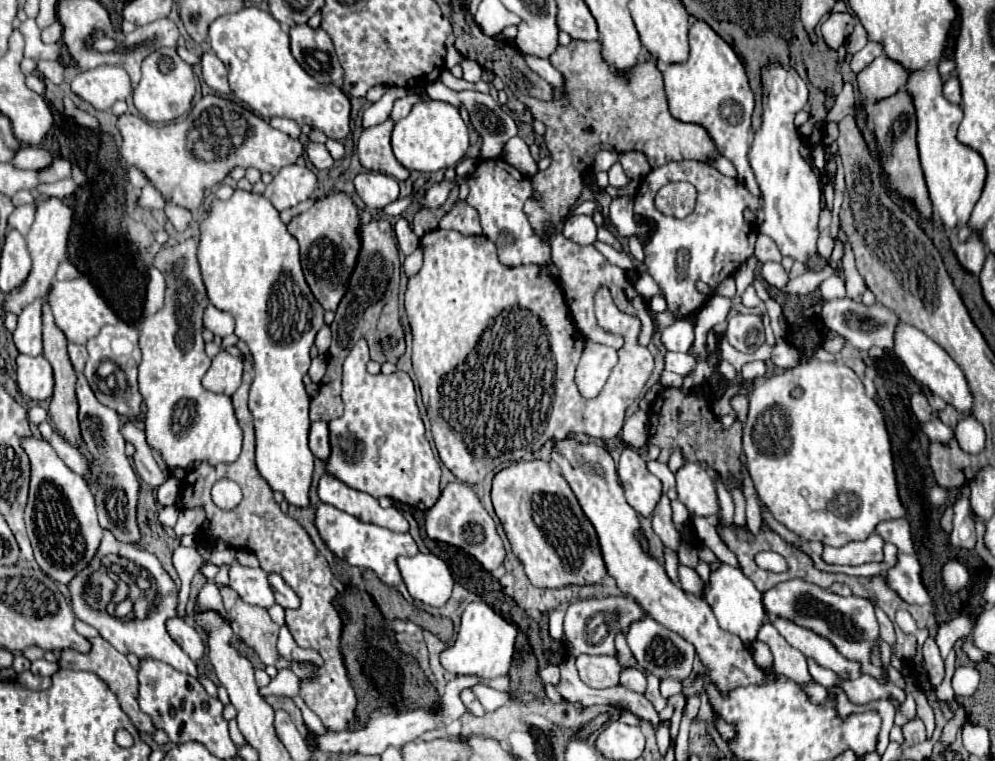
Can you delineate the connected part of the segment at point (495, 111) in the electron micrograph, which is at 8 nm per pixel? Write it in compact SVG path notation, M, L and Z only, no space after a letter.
M440 80L426 84L426 92L428 92L428 96L432 100L442 100L442 102L448 102L448 104L452 104L456 108L466 108L468 110L474 128L478 130L480 138L484 140L482 142L482 150L480 150L480 158L498 158L500 152L502 152L502 146L508 142L508 138L512 138L518 132L518 126L516 126L514 118L508 112L504 112L502 106L488 94L482 94L482 92L476 92L476 90L454 92L454 90L446 88Z

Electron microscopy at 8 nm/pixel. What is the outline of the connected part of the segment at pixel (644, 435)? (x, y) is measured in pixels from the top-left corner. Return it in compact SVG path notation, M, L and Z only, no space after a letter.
M638 410L630 418L626 418L624 428L622 428L622 440L632 446L632 448L644 448L648 444L648 414Z

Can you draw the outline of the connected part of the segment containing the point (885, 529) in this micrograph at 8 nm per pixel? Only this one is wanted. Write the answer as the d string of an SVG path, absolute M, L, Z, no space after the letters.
M906 518L880 522L874 532L876 532L878 536L882 536L884 542L892 542L894 546L898 546L900 552L904 552L904 554L914 554L914 546L912 546L912 542L910 542L910 524L906 522Z

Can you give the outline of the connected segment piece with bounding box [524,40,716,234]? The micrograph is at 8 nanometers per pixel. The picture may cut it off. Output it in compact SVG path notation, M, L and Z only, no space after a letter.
M572 40L568 46L558 46L550 62L566 78L568 104L560 100L556 90L552 102L542 102L538 98L524 102L532 116L546 124L544 142L552 156L552 164L532 178L534 190L542 196L540 202L528 200L524 204L524 212L538 234L544 234L546 222L548 232L554 232L554 224L568 214L584 186L582 174L590 168L592 156L598 150L638 150L646 154L652 168L672 160L704 160L706 156L710 158L716 154L714 144L702 126L678 122L668 112L664 80L656 68L656 62L638 64L628 78L620 78L608 70L600 56L598 42L582 40Z

